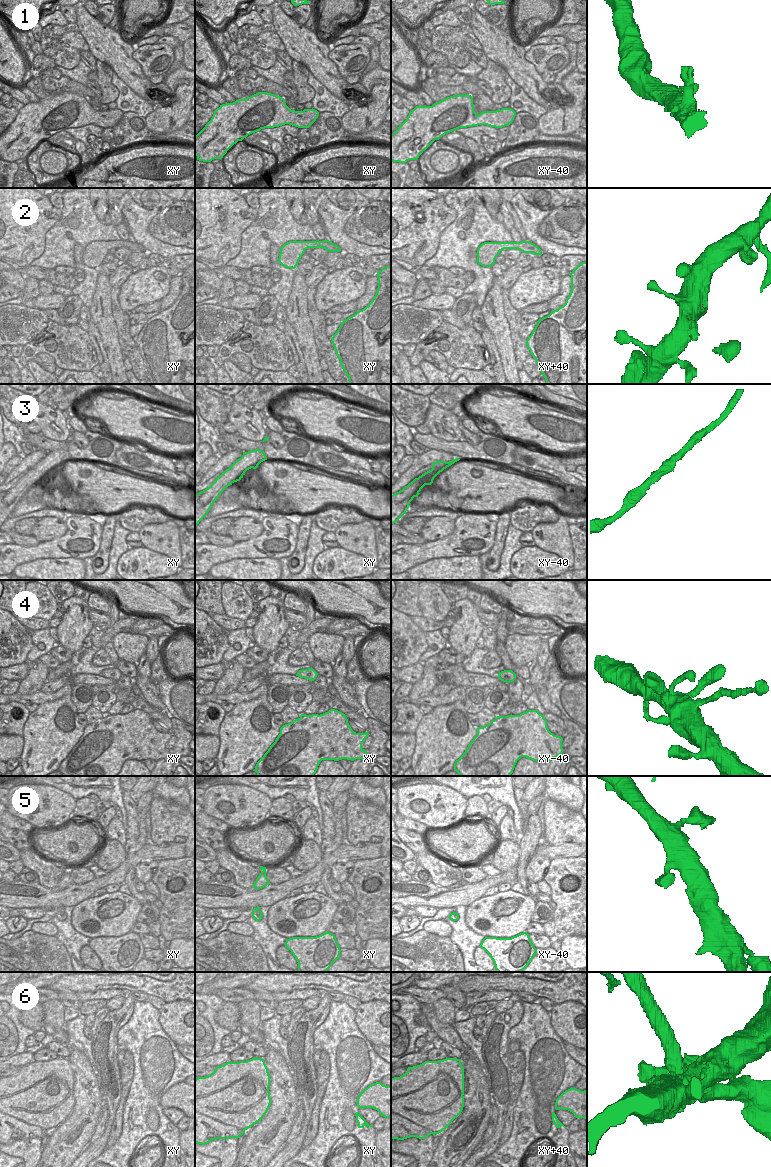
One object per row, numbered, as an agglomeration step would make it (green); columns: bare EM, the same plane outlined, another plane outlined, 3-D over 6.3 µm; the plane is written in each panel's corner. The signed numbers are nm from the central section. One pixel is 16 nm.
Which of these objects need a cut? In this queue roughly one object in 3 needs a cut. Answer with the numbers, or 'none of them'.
6

